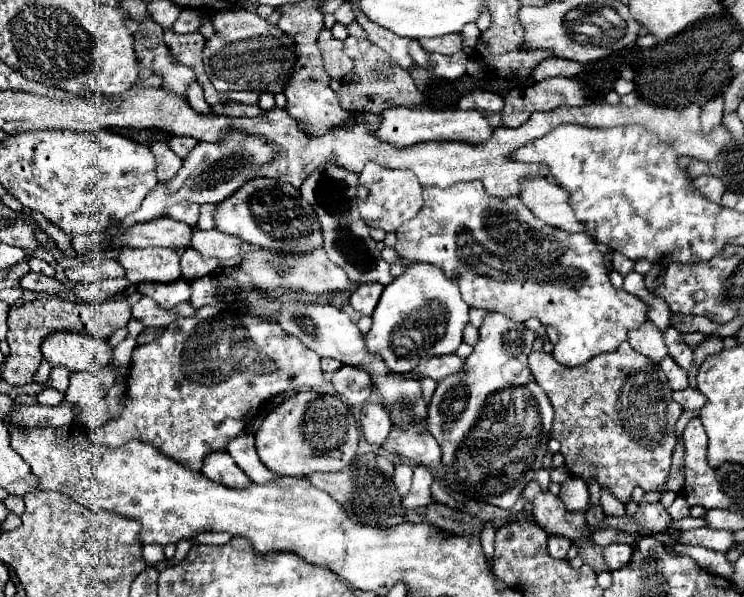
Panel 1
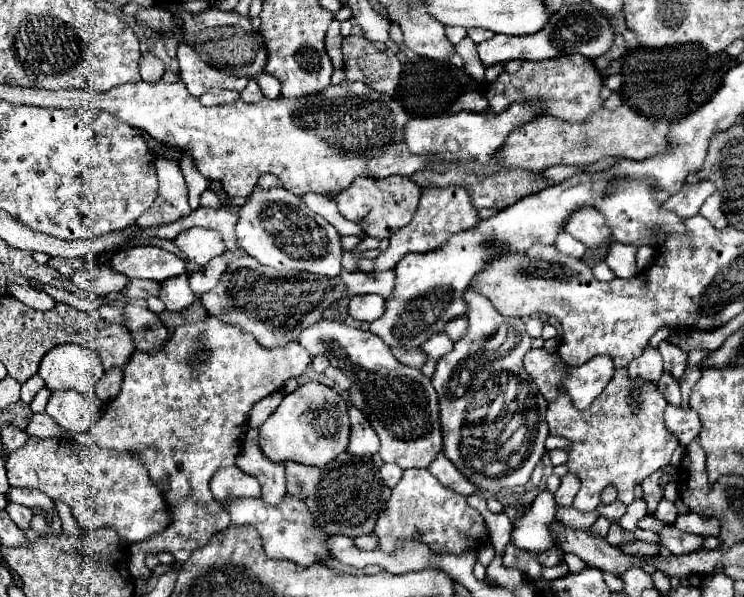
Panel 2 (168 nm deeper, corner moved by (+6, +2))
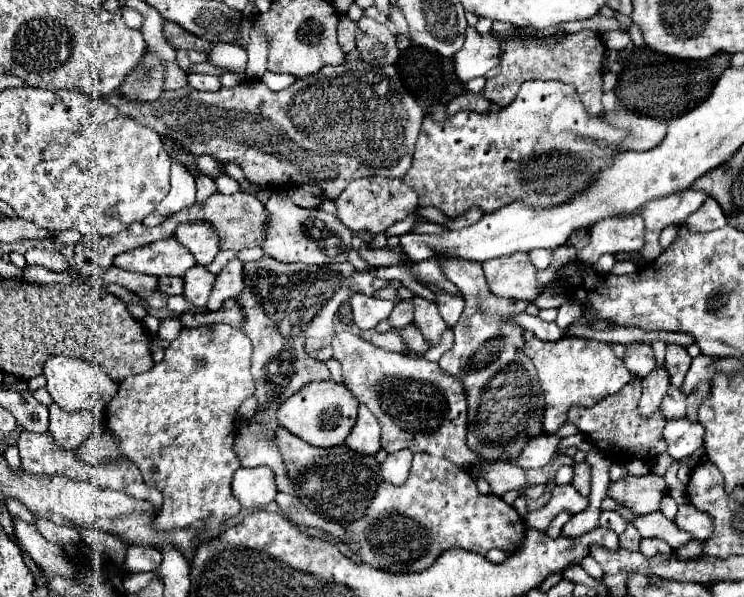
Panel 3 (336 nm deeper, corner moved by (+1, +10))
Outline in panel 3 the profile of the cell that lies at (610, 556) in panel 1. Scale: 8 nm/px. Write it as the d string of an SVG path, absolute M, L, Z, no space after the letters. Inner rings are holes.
M644 538L642 544L640 544L640 552L646 554L648 558L652 558L652 556L658 556L658 554L670 554L672 548L658 538Z

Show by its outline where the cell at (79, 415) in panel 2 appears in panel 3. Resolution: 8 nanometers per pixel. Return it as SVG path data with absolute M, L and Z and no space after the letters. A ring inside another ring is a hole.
M50 404L48 410L50 410L48 432L54 438L54 442L64 450L76 448L94 430L94 414L88 410L66 414L56 404Z

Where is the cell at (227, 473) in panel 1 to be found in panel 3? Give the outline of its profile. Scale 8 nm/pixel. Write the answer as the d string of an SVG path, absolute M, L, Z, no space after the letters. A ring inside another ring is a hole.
M268 466L238 468L232 480L232 492L242 508L260 508L276 498L274 472Z

